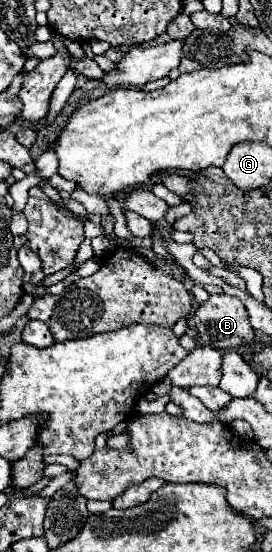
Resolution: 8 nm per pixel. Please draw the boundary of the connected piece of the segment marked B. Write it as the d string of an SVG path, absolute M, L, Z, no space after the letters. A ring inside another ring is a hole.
M210 295L194 313L200 343L214 349L236 349L254 343L254 329L240 299L230 295Z

